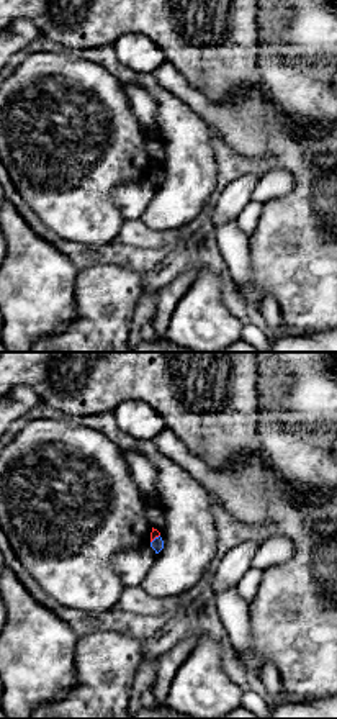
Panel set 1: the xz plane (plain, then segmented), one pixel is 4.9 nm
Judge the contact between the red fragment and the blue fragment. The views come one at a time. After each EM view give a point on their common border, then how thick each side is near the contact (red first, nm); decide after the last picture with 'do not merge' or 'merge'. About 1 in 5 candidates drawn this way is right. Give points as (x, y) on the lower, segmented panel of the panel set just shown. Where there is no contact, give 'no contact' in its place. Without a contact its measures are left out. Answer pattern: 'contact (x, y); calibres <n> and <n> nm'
contact (154, 538); calibres 40 and 60 nm

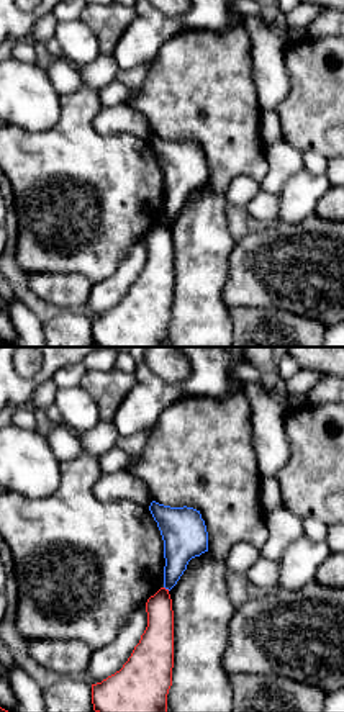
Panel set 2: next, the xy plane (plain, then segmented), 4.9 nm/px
contact (167, 590); calibres 160 and 190 nm

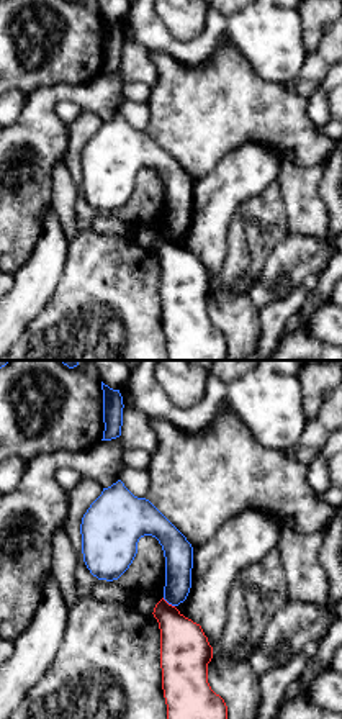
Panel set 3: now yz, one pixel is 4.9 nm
contact (167, 603); calibres 240 and 140 nm

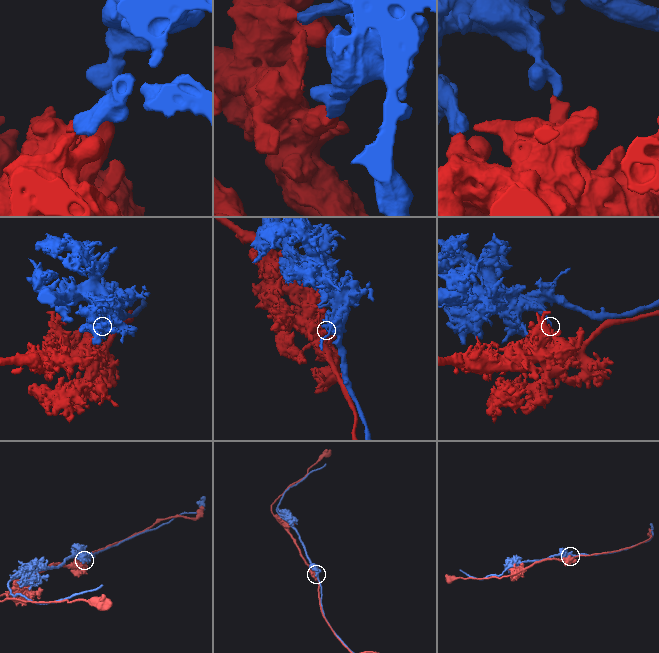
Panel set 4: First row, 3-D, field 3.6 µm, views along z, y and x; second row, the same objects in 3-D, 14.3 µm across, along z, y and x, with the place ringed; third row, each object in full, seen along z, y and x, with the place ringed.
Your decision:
do not merge

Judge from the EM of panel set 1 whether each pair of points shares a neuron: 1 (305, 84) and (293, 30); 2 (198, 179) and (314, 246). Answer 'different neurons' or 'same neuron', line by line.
1: different neurons
2: different neurons

